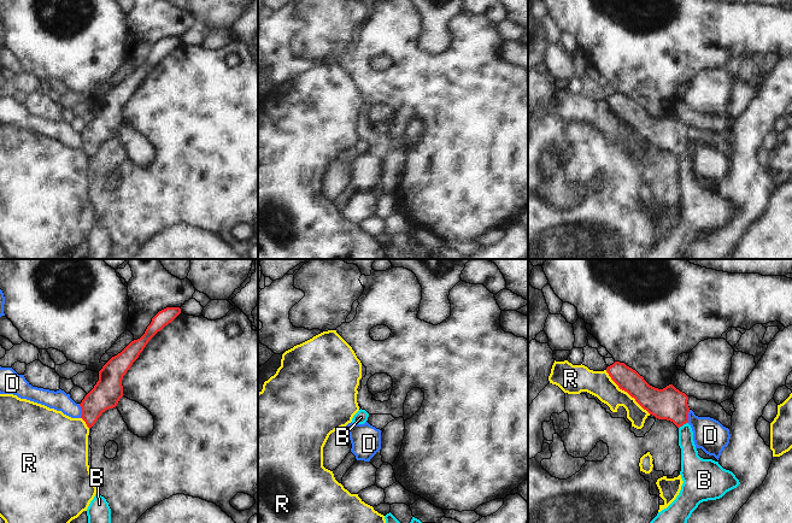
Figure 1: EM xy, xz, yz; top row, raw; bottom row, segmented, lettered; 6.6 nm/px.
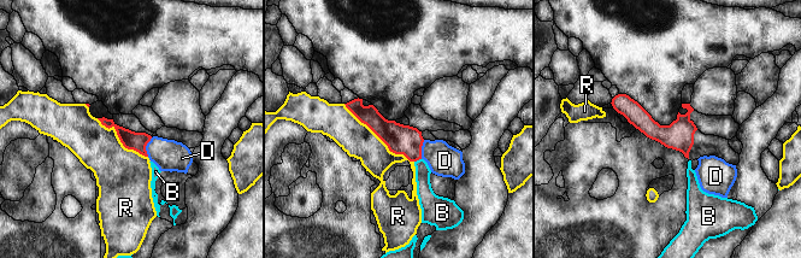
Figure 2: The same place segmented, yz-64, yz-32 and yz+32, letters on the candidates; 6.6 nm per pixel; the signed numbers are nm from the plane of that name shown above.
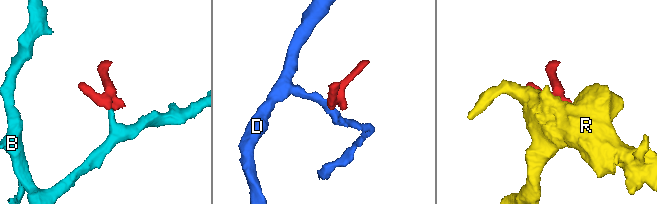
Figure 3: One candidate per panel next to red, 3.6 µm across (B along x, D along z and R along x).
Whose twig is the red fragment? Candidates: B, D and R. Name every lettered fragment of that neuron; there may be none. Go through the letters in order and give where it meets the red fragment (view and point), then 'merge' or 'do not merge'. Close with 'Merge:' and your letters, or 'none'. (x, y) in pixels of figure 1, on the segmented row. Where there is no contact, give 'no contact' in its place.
B: yz (682, 424) | merge
D: xy (82, 411) | do not merge
R: yz (626, 391) | do not merge
Merge: B

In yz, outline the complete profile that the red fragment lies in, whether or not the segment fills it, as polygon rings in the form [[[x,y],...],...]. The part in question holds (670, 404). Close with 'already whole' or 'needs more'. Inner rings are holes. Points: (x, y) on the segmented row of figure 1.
[[[615,362],[606,368],[606,372],[620,389],[634,398],[650,415],[670,421],[679,428],[680,475],[684,483],[676,499],[650,523],[687,523],[700,503],[720,499],[740,484],[735,475],[718,462],[698,456],[688,424],[688,396],[685,393],[673,384],[663,389],[655,388],[624,363]]] | needs more

